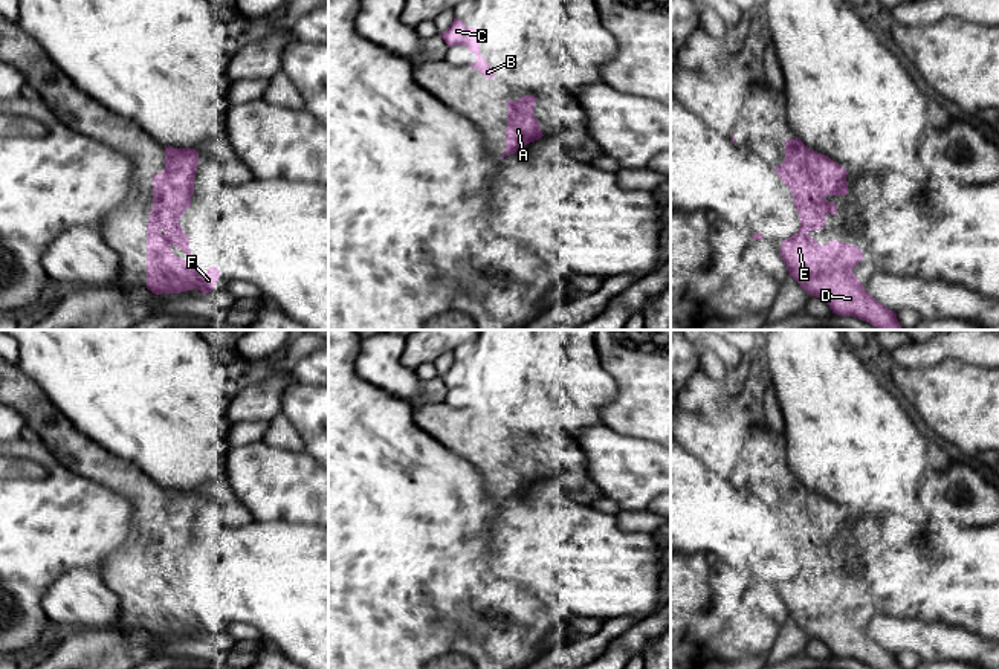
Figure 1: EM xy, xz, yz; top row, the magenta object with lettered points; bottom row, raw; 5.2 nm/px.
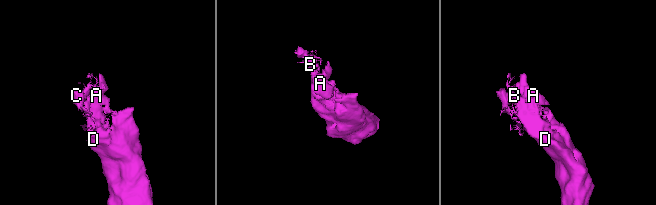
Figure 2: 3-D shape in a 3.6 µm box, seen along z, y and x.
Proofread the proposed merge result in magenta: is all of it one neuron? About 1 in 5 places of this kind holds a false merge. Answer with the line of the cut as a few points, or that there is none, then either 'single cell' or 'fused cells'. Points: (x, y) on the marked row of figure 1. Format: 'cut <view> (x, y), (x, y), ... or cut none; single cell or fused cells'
cut none; single cell

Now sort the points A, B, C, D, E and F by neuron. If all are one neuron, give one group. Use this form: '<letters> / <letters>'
A B C D E F

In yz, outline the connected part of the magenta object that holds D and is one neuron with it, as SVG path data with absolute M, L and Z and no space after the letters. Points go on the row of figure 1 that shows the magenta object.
M799 137L785 141L784 162L776 165L774 170L781 180L790 188L800 220L799 231L781 243L779 254L787 264L788 275L793 276L808 295L825 301L836 315L858 318L875 325L878 330L903 330L897 313L872 298L854 275L854 267L863 260L860 247L834 240L820 246L810 235L813 231L826 226L825 217L828 214L836 217L836 203L828 202L825 197L848 194L848 171L828 156L810 150Z

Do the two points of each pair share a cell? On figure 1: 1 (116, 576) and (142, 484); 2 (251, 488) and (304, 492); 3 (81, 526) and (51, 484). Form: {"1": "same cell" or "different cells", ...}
{"1": "same cell", "2": "same cell", "3": "same cell"}

